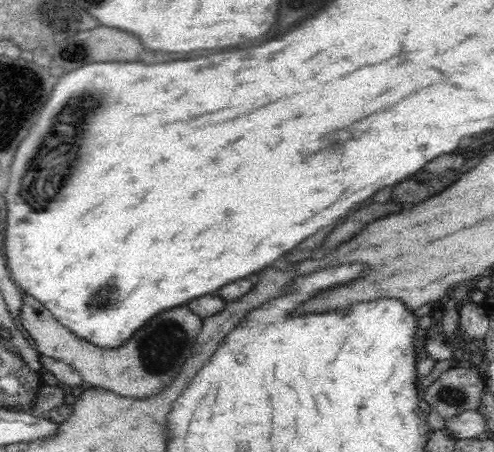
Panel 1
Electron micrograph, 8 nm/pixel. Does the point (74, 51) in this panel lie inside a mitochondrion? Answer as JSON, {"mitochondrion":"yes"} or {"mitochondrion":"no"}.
{"mitochondrion":"yes"}

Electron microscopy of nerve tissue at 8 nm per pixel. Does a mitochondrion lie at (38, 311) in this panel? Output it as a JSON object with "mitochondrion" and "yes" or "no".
{"mitochondrion":"no"}

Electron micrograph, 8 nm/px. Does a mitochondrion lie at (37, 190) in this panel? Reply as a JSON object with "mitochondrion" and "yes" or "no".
{"mitochondrion":"yes"}

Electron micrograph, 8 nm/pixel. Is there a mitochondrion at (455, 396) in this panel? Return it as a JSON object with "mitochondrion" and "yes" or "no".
{"mitochondrion":"yes"}

